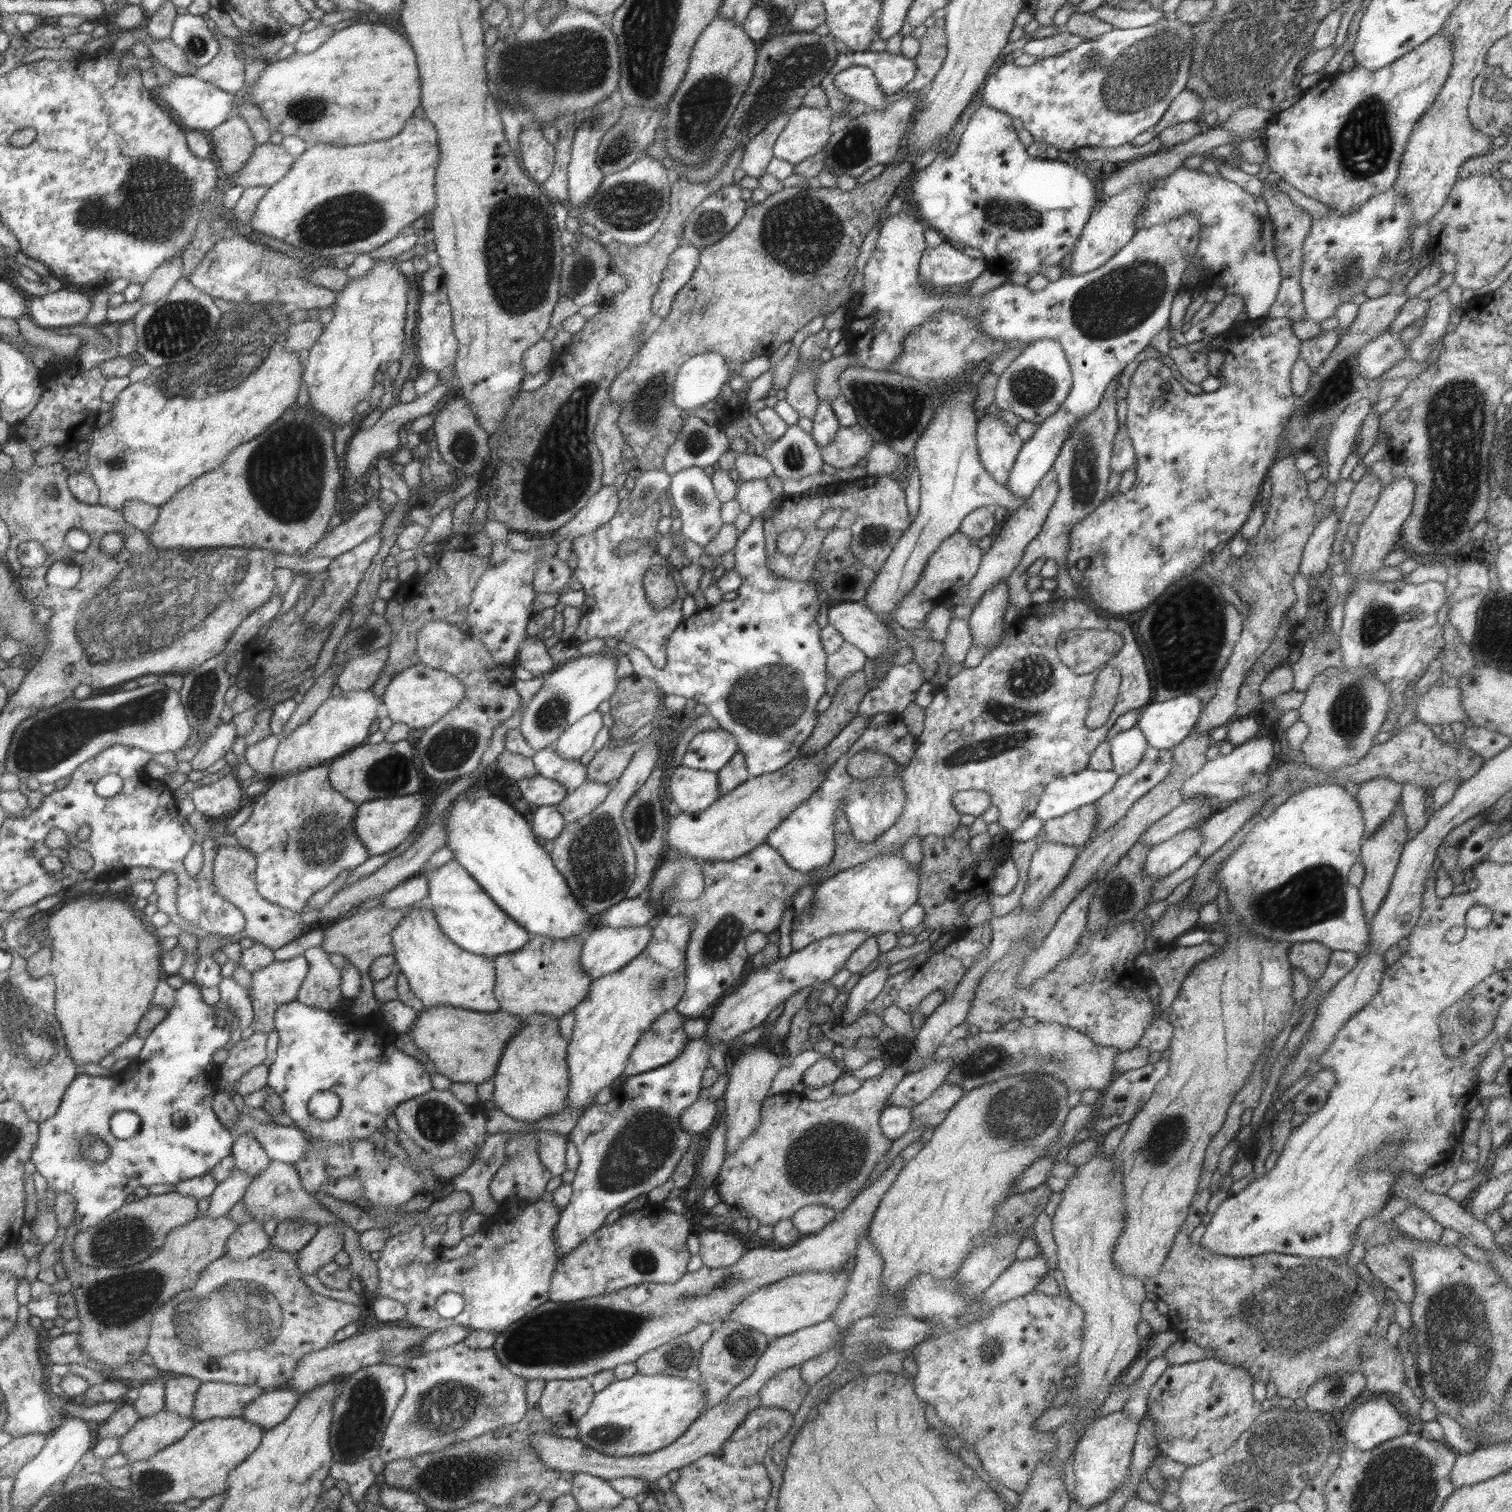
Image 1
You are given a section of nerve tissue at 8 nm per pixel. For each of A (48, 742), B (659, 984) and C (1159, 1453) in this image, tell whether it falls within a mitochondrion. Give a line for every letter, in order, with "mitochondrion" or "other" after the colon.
A: mitochondrion
B: mitochondrion
C: other

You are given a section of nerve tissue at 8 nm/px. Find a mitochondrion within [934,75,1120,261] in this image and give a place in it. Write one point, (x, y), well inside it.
(1002, 213)

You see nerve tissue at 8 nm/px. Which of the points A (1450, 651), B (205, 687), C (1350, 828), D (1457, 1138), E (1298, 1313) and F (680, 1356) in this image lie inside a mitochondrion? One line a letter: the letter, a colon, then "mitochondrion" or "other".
A: other
B: mitochondrion
C: other
D: other
E: mitochondrion
F: mitochondrion

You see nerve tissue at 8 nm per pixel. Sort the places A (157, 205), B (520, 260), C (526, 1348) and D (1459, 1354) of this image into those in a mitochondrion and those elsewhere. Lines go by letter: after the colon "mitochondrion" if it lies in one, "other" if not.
A: mitochondrion
B: mitochondrion
C: mitochondrion
D: mitochondrion

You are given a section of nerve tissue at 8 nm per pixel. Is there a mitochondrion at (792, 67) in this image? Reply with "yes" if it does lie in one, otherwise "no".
yes

